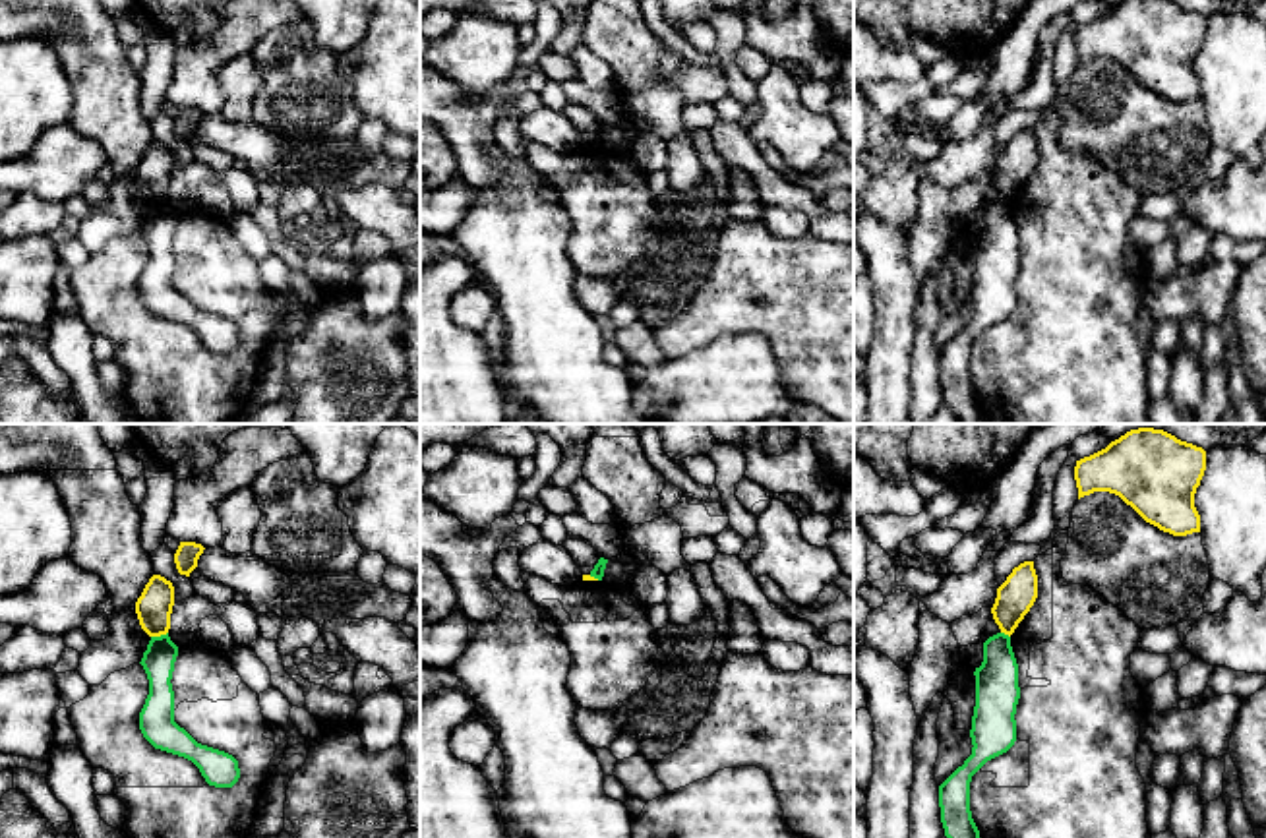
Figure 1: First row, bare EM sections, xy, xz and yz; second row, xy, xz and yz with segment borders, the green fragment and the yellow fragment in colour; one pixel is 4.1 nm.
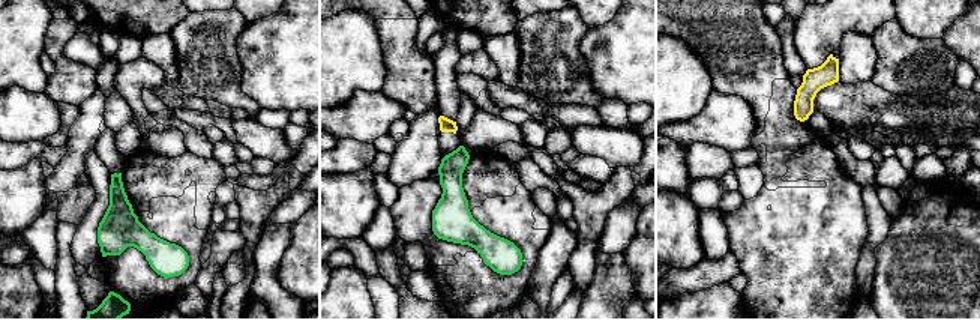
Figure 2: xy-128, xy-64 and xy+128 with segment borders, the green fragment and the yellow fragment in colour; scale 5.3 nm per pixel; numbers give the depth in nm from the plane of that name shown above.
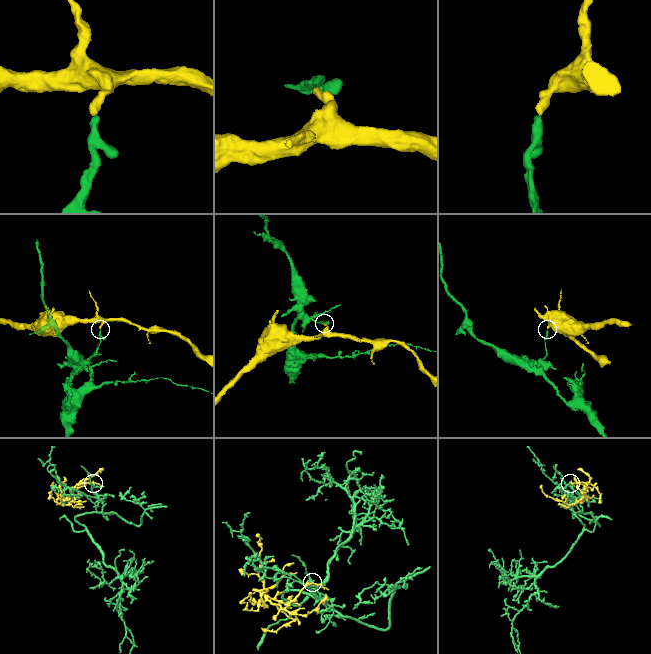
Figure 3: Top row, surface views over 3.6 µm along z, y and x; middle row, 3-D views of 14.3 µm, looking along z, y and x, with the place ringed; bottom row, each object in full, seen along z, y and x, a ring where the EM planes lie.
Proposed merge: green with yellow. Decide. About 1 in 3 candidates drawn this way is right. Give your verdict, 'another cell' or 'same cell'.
another cell

